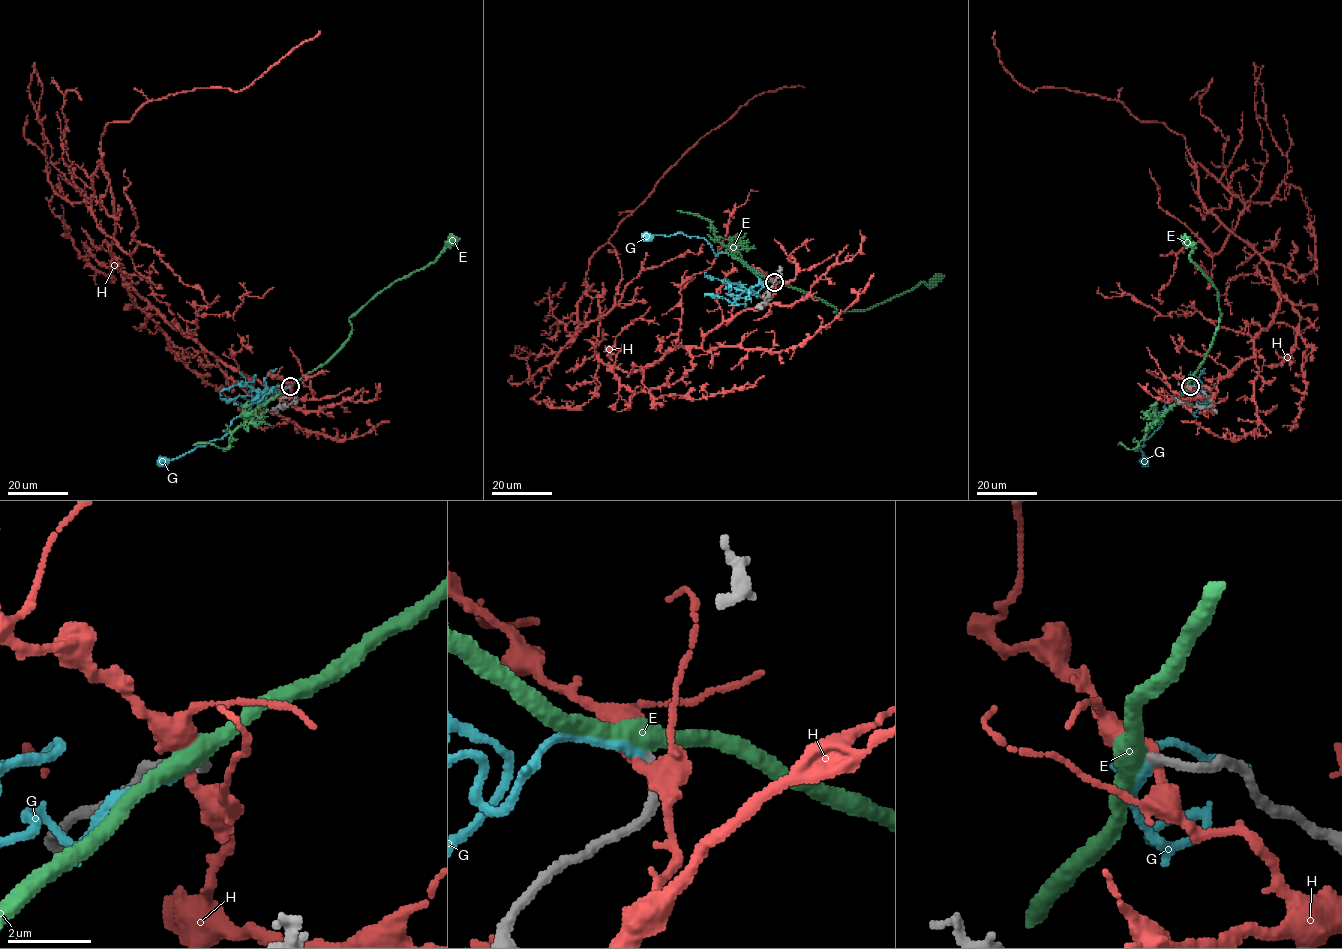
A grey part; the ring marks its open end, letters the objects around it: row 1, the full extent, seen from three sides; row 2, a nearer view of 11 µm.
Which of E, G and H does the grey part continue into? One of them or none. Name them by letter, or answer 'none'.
G

